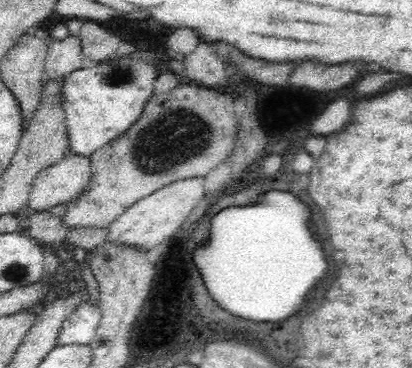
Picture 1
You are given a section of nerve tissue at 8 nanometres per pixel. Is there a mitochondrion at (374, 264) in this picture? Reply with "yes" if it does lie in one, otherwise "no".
no

